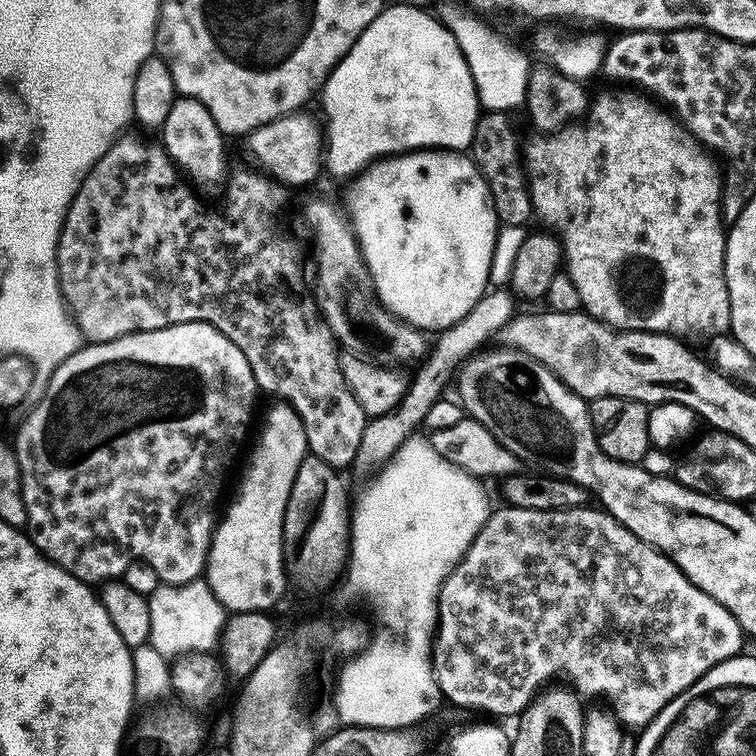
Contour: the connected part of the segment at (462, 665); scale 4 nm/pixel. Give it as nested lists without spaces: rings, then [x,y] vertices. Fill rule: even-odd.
[[[503,506],[489,515],[487,522],[481,526],[480,533],[474,537],[472,544],[464,551],[464,556],[452,568],[440,583],[438,595],[438,619],[436,624],[436,641],[430,644],[430,663],[432,677],[440,688],[440,695],[445,701],[457,704],[460,708],[481,708],[484,712],[493,712],[496,716],[512,716],[524,711],[538,693],[545,687],[547,680],[555,676],[565,676],[584,696],[601,696],[610,709],[611,715],[621,725],[643,729],[660,711],[678,694],[682,694],[702,674],[706,674],[723,660],[741,655],[740,623],[732,617],[726,606],[719,604],[710,594],[706,594],[688,579],[686,573],[675,564],[669,556],[655,550],[636,552],[632,560],[620,560],[620,536],[629,535],[626,526],[622,526],[607,512],[599,507],[559,508],[558,510],[530,510]]]

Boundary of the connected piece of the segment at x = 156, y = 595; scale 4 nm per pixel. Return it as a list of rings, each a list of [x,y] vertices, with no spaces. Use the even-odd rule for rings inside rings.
[[[197,578],[185,584],[166,584],[152,591],[148,597],[150,606],[150,634],[148,639],[158,654],[169,658],[185,656],[188,652],[212,652],[221,643],[226,627],[226,609],[212,592],[207,579]]]

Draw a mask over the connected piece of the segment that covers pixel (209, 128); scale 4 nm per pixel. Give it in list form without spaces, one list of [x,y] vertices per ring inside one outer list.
[[[180,96],[170,106],[162,129],[162,147],[181,173],[204,188],[216,188],[225,183],[229,175],[228,160],[224,157],[225,133],[221,132],[214,118],[200,102],[189,96]]]

